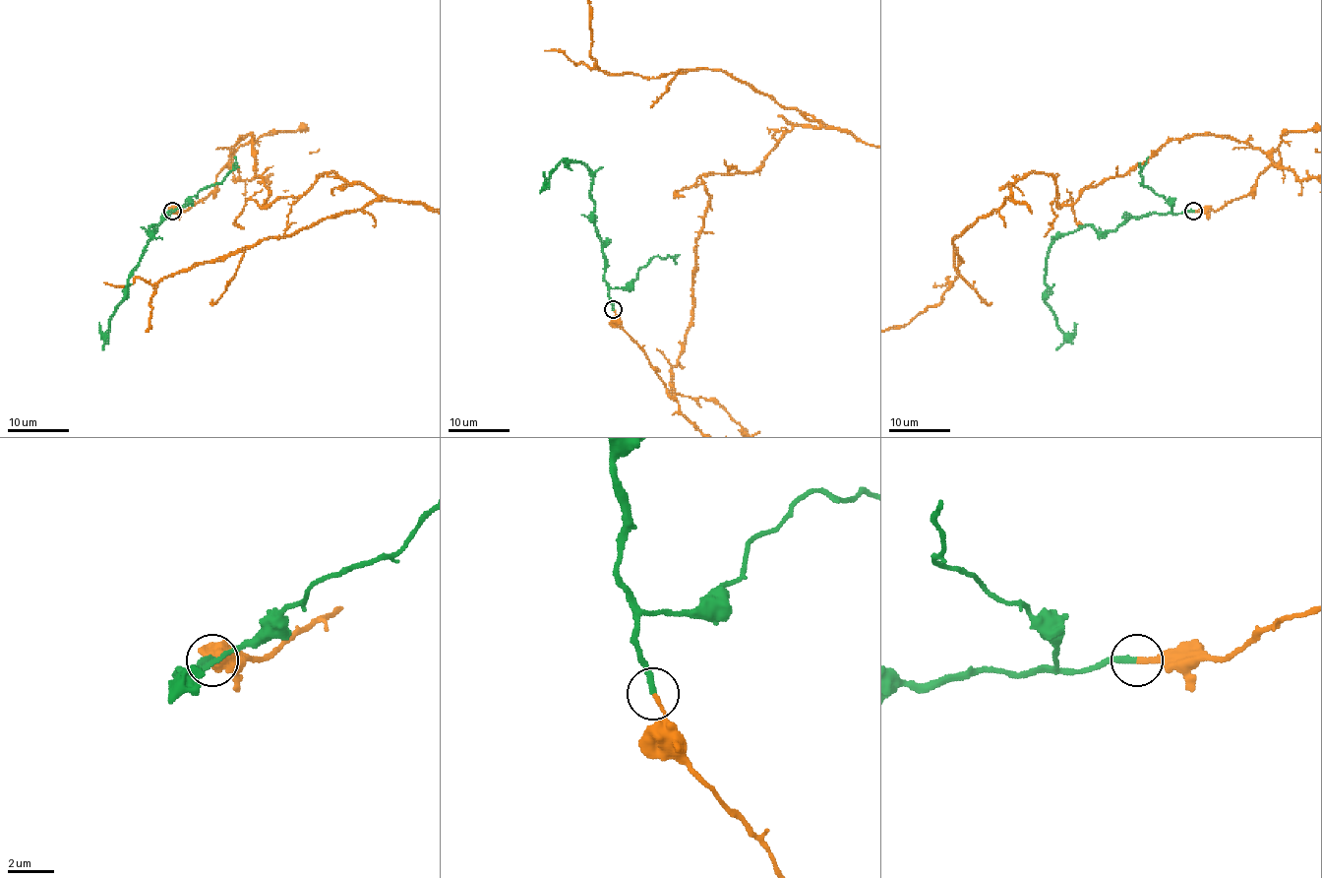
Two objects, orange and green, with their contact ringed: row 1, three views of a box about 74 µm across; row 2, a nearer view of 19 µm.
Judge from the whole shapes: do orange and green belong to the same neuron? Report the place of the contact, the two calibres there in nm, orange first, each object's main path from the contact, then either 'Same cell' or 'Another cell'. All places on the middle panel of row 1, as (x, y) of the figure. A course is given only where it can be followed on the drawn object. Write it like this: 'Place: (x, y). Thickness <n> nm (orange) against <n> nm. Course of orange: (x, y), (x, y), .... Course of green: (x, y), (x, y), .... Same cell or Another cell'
Place: (613, 309). Thickness 200 nm (orange) against 280 nm. Course of orange: (614, 310), (674, 390), (701, 176), (754, 171), (819, 124), (721, 70), (598, 67). Course of green: (614, 310), (604, 280), (603, 244), (595, 230), (592, 173), (581, 162), (562, 160), (540, 190). Same cell

